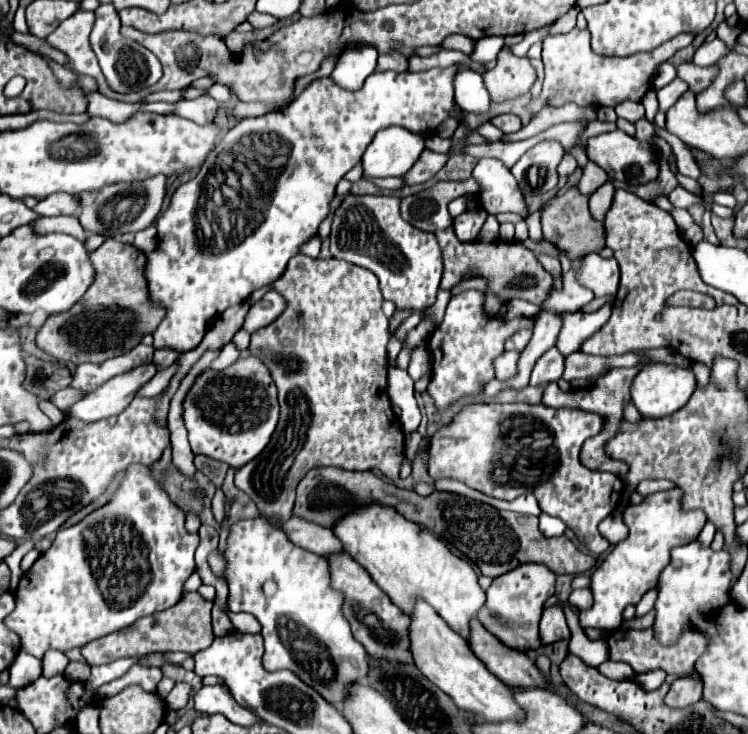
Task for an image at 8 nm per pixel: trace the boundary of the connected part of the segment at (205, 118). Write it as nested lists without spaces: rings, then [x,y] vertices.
[[[208,94],[200,96],[196,100],[180,100],[176,106],[178,106],[176,114],[180,114],[182,118],[188,118],[200,126],[214,122],[214,118],[220,110],[220,104]]]

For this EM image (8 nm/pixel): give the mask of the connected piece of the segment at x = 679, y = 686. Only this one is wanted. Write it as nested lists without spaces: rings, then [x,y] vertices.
[[[680,676],[672,682],[672,688],[666,696],[666,704],[670,708],[684,708],[690,706],[692,702],[698,702],[700,698],[702,698],[702,682],[688,676]]]

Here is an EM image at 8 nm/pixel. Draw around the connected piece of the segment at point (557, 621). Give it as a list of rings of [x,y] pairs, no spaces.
[[[550,606],[544,610],[540,622],[540,636],[542,636],[542,644],[552,644],[570,638],[566,616],[560,606]]]

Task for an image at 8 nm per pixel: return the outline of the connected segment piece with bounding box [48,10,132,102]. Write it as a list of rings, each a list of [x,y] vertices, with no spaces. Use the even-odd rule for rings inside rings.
[[[78,10],[76,14],[72,14],[72,18],[66,18],[50,36],[48,42],[54,48],[60,48],[62,52],[66,52],[70,56],[70,66],[80,72],[80,74],[88,74],[98,82],[98,88],[104,96],[114,98],[114,100],[124,100],[124,102],[132,102],[130,94],[118,94],[114,90],[108,88],[104,76],[100,74],[100,66],[96,62],[96,54],[88,42],[88,34],[92,32],[92,24],[94,24],[94,12],[86,12],[86,10]]]

